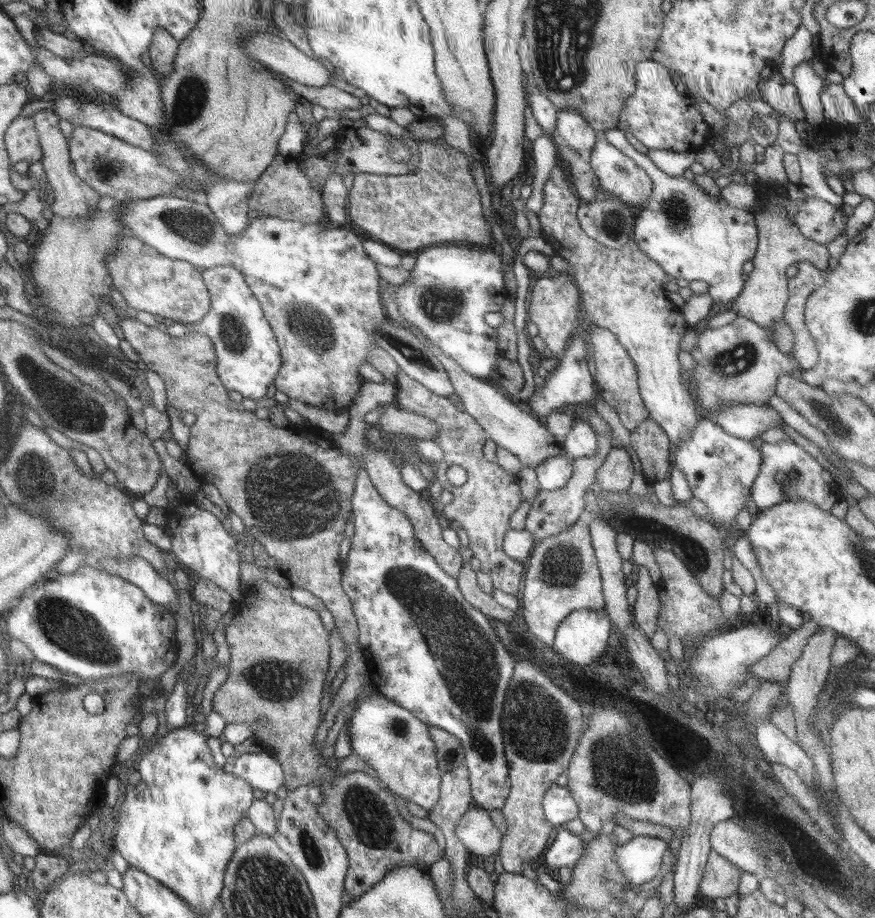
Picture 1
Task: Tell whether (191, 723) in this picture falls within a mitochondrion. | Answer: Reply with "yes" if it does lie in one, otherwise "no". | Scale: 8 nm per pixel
no

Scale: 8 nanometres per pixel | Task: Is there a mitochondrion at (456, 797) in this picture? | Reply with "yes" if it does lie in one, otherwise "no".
no

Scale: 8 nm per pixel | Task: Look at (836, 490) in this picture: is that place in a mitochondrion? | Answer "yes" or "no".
no

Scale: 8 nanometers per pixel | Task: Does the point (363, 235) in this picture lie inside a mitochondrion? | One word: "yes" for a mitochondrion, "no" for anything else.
no

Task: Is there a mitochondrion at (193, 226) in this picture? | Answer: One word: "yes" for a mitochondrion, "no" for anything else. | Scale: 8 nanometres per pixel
yes

